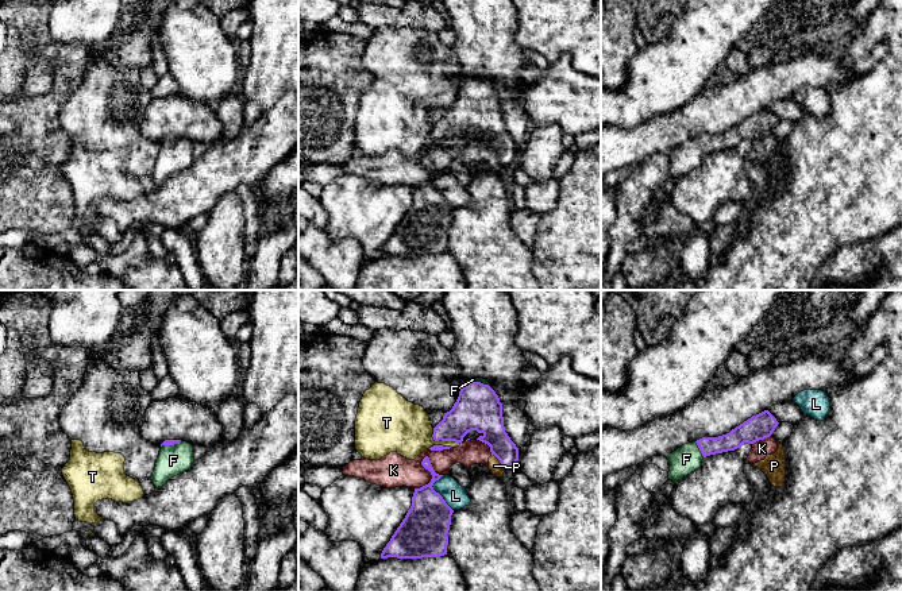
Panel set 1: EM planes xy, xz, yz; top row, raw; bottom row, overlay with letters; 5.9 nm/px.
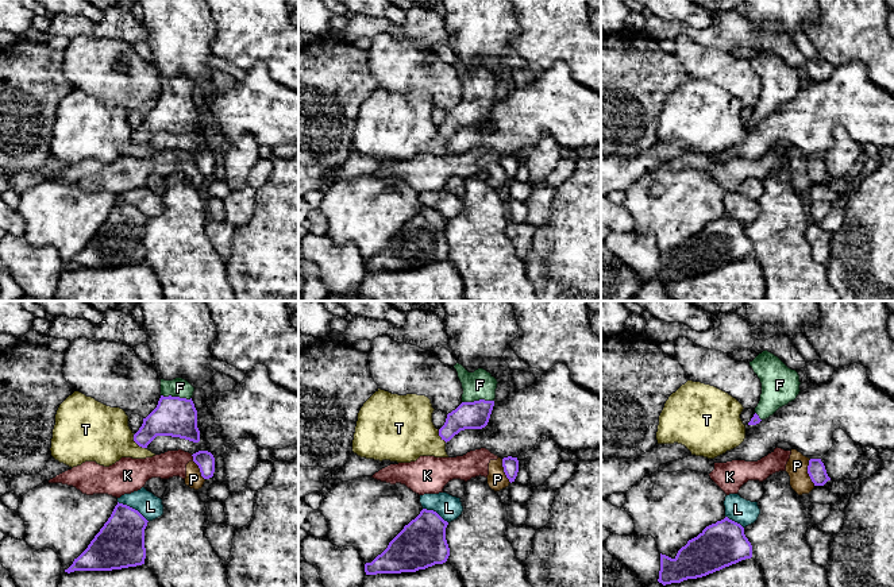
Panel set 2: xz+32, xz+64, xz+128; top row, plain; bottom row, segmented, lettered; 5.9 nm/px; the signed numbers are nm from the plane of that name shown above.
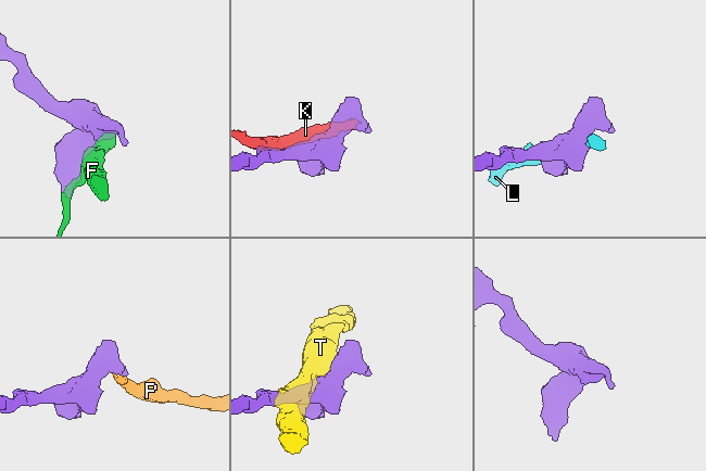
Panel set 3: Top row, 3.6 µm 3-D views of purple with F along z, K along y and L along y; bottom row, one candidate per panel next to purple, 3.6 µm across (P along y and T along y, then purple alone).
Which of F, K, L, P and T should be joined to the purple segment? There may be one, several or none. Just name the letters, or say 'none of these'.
F

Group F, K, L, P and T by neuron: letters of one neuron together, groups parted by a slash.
F / K P / L / T

